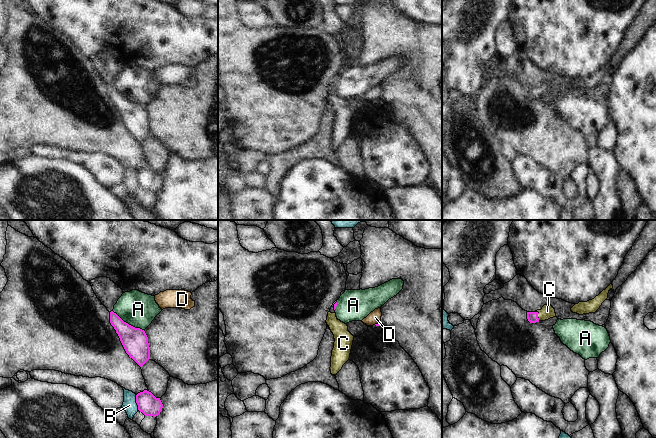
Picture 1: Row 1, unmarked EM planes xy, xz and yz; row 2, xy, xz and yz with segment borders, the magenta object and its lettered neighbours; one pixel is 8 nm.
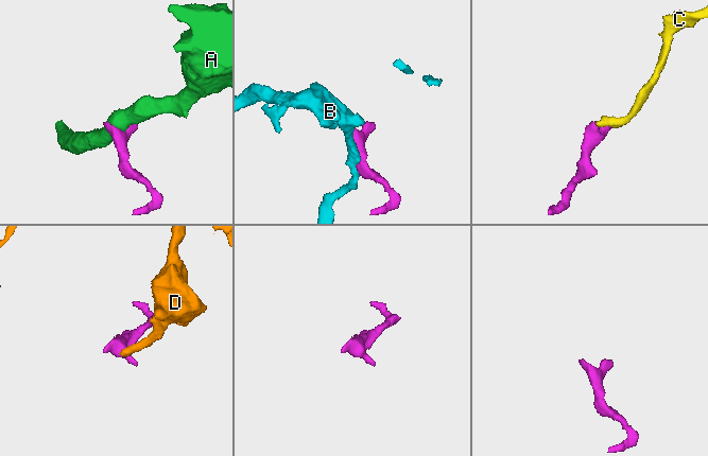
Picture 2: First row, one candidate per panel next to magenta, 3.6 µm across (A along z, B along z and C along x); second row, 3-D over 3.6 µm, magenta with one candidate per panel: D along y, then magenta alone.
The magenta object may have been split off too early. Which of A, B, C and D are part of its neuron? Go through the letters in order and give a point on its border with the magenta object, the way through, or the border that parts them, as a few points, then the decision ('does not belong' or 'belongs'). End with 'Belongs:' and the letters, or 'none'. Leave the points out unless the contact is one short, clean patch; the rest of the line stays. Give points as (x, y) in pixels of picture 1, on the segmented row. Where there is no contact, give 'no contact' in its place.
A: meets magenta in xy at (127, 323); border along xy (112, 311), (124, 321), (143, 330); does not belong
B: meets magenta in xy at (136, 402); border along xy (135, 395), (138, 409); does not belong
C: meets magenta in yz at (537, 315); runs through yz (532, 317), (537, 315), (542, 315), (547, 311); belongs
D: meets magenta in xz at (376, 324); border along xz (379, 322), (374, 324); does not belong
Belongs: C

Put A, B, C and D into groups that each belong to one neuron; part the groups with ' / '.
A / B / C / D

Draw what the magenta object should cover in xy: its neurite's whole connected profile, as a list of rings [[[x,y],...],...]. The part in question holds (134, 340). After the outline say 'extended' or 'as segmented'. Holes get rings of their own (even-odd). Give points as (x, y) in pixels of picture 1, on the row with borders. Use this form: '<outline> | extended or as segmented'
[[[113,311],[110,312],[110,323],[116,330],[126,353],[142,369],[142,366],[150,359],[150,347],[145,331],[124,322]]] | as segmented

